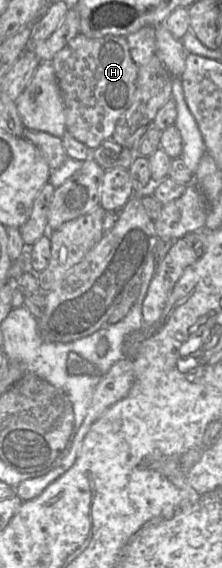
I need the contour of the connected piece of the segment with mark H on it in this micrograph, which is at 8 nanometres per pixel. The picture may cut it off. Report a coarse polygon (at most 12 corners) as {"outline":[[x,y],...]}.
{"outline":[[79,33],[52,59],[67,132],[112,138],[139,66],[126,36]]}

